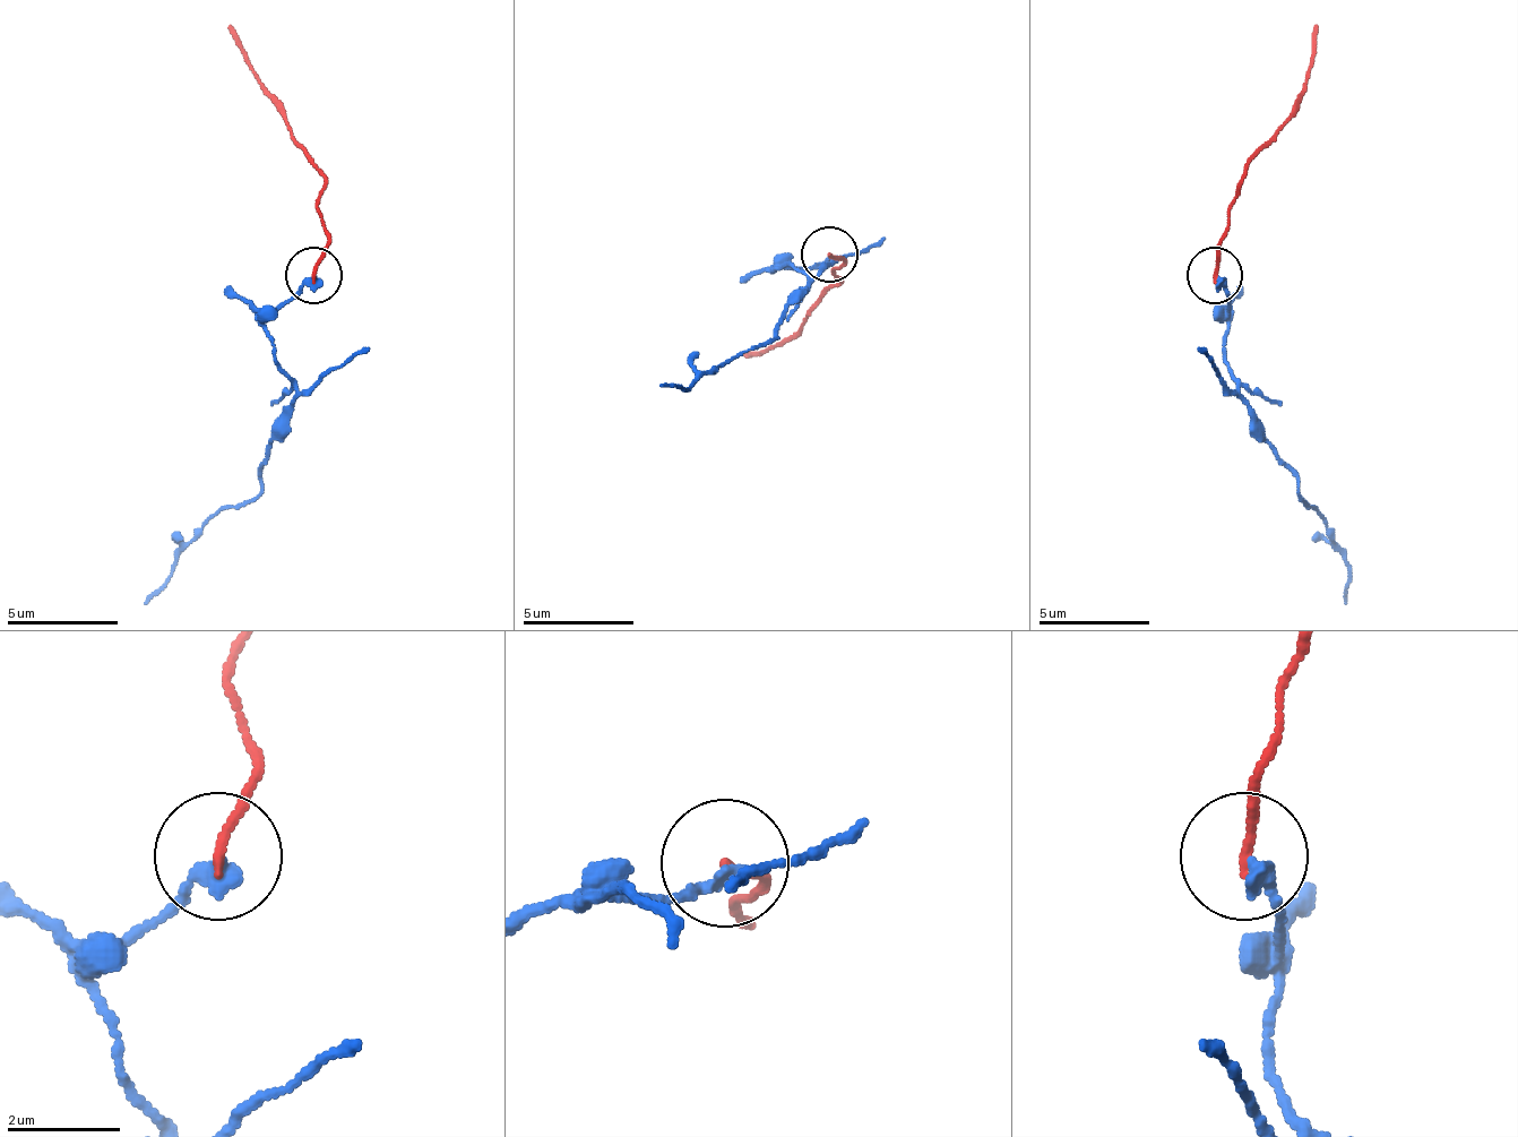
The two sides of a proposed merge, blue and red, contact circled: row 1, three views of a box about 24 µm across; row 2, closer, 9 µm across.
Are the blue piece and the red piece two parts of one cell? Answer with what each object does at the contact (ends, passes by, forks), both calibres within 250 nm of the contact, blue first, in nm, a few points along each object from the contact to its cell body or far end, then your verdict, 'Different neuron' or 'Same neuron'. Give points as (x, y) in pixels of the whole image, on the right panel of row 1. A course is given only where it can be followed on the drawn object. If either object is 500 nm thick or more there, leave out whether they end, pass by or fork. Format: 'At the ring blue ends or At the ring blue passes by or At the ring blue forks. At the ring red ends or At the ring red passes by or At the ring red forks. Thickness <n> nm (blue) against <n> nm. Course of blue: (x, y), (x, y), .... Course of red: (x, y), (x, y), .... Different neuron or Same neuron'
At the ring blue ends. At the ring red ends. Thickness 280 nm (blue) against 160 nm. Course of blue: (1218, 276), (1230, 321), (1224, 365), (1296, 493), (1330, 527), (1347, 605). Course of red: (1213, 276), (1241, 177), (1291, 115), (1313, 53), (1313, 26). Different neuron

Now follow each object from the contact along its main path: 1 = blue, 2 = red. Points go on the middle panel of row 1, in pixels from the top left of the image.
1: (830, 258), (781, 269), (792, 264), (809, 281), (775, 330), (775, 336), (691, 387), (658, 387)
2: (830, 252), (842, 281), (798, 330), (764, 353), (741, 353)

